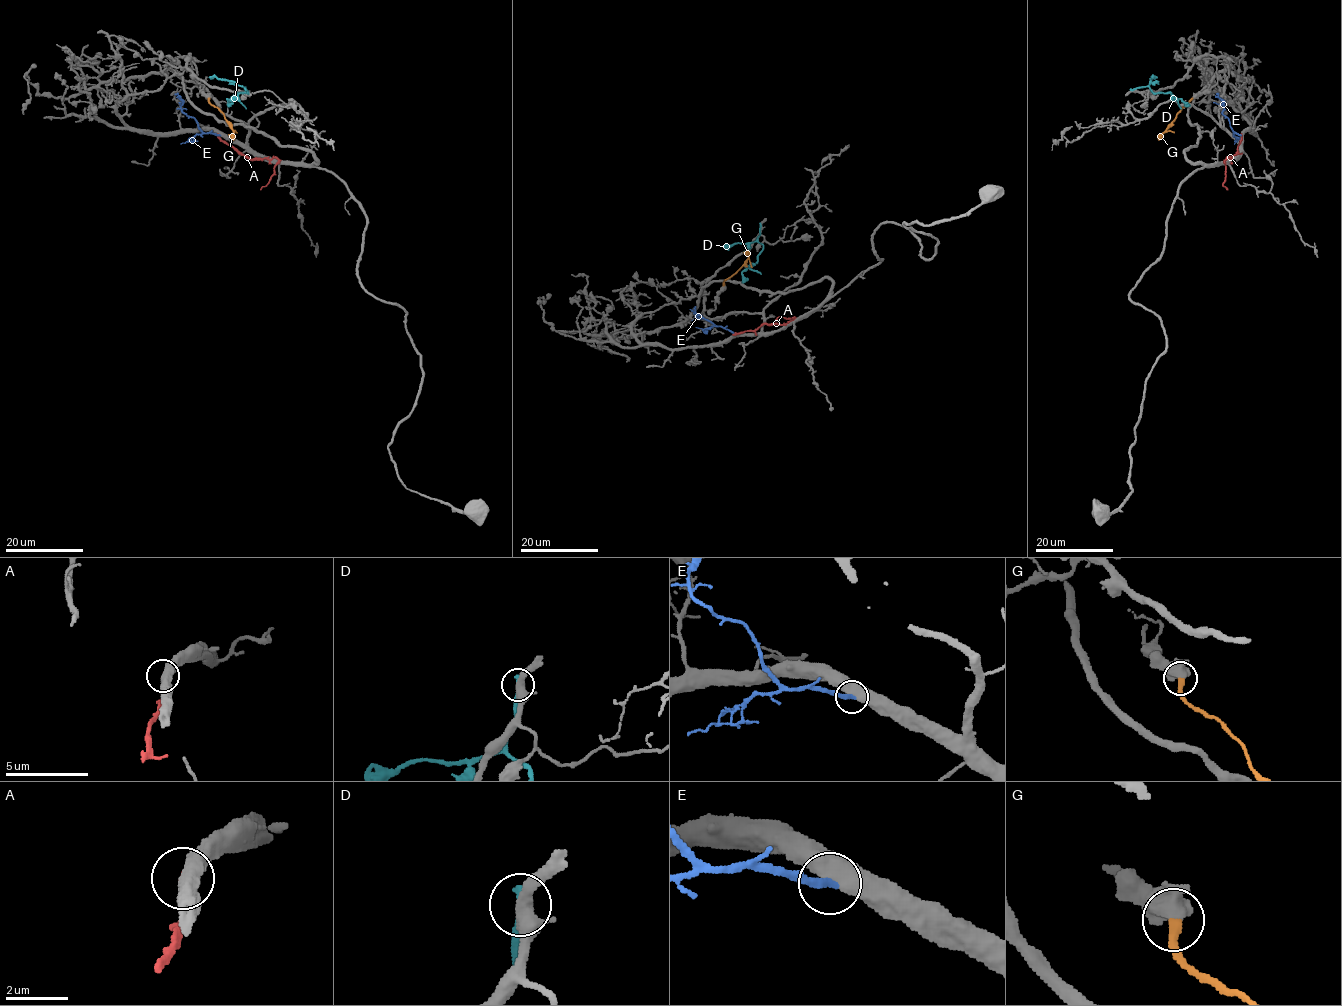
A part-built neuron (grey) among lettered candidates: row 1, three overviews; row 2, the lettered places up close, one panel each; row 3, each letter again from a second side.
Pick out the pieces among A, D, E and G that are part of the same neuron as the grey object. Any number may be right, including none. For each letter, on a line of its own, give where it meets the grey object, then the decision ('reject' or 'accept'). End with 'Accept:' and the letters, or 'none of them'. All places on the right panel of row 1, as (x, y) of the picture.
A: (1241, 134) | reject
D: (1132, 90) | reject
E: (1240, 135) | accept
G: (1192, 98) | accept
Accept: E, G

